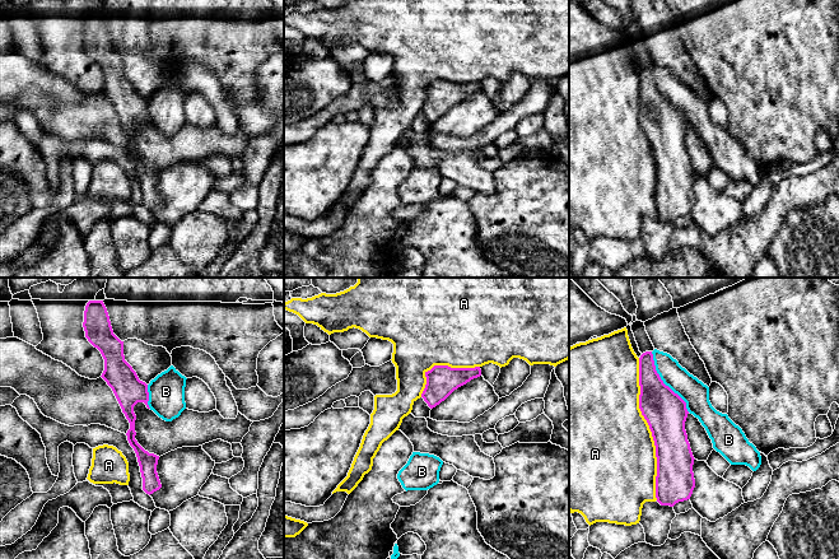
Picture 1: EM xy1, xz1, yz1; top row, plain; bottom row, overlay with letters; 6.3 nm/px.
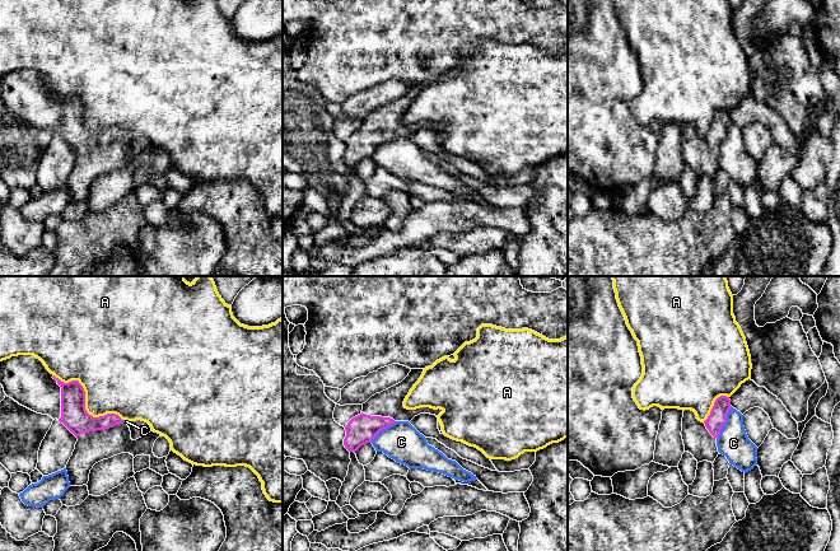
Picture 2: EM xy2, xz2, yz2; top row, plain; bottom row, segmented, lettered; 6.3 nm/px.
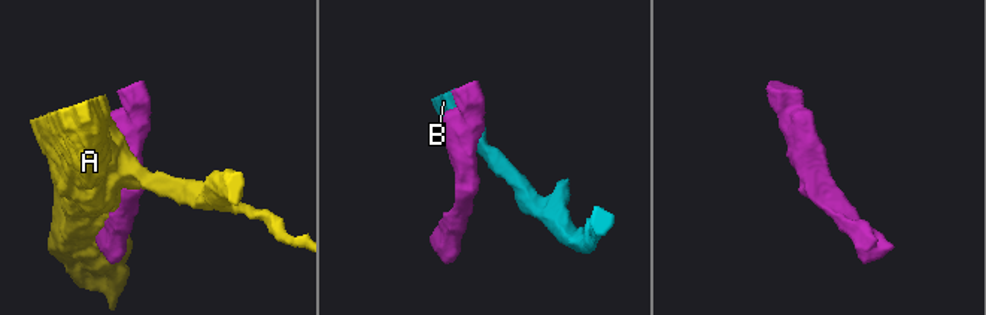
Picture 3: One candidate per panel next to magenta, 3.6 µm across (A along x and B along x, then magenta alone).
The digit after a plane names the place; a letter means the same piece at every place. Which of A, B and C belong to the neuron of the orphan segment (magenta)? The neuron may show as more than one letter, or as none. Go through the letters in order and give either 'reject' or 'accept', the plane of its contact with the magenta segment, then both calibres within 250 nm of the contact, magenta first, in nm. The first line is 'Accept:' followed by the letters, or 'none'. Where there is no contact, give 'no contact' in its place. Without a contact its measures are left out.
Accept: none
A: reject; contact in yz1; calibres 260 and 500 nm
B: reject; contact in yz1; calibres 260 and 170 nm
C: reject; contact in yz2; calibres 110 and 200 nm

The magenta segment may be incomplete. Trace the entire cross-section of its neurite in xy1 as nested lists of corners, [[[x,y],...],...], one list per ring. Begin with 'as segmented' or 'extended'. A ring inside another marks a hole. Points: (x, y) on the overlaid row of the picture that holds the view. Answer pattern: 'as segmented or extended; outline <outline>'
extended; outline [[[104,289],[99,290],[94,301],[89,301],[84,311],[83,327],[88,341],[97,348],[104,359],[104,371],[102,378],[112,388],[122,413],[130,423],[127,441],[134,448],[140,472],[143,478],[143,490],[153,494],[162,488],[157,465],[159,456],[145,451],[135,439],[134,406],[144,402],[148,409],[149,392],[148,385],[139,379],[136,372],[125,360],[123,341],[121,341],[112,330],[109,316],[103,301],[107,299]]]

